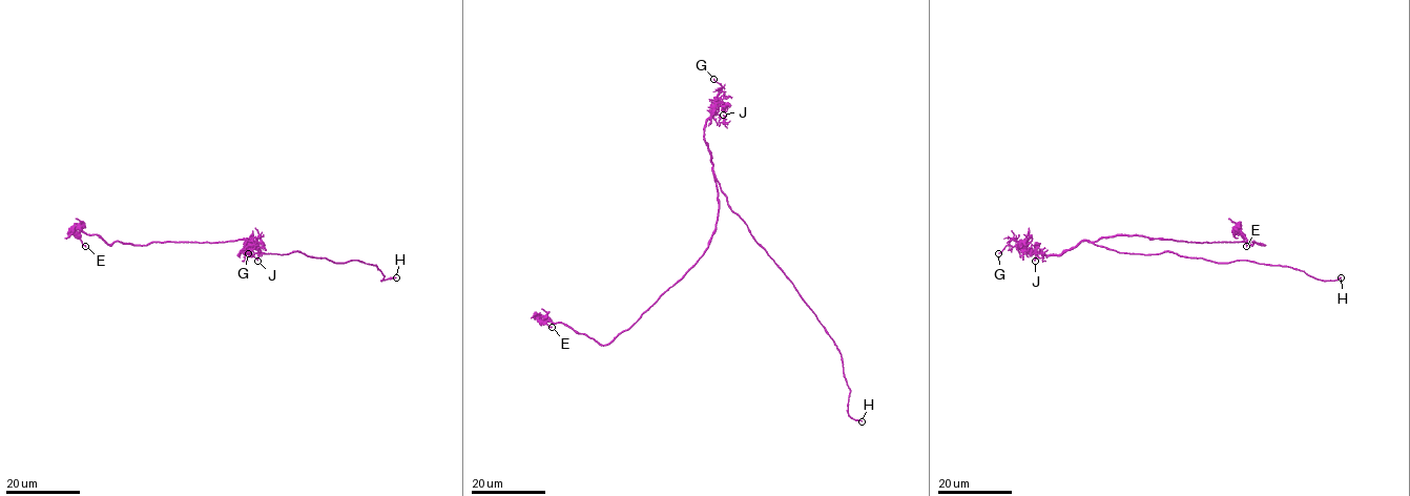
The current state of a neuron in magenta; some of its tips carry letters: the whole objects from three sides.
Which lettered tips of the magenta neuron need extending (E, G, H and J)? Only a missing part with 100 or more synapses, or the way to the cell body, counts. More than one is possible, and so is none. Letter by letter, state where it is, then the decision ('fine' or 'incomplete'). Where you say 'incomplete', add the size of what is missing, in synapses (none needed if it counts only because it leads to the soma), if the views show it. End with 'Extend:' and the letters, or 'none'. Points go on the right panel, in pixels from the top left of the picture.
E: at (1246, 246); fine
G: at (998, 253); fine
H: at (1341, 277); incomplete
J: at (1035, 261); fine
Extend: H

